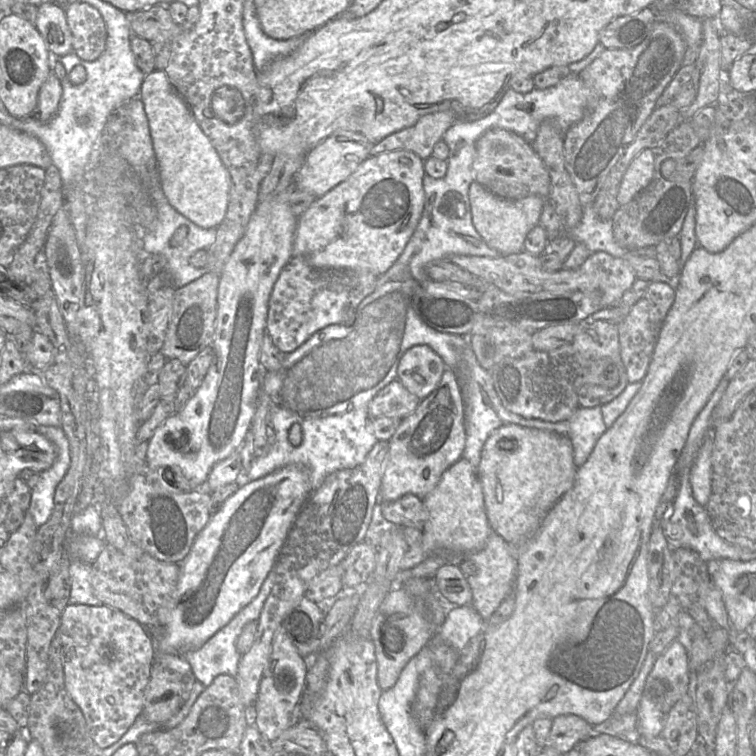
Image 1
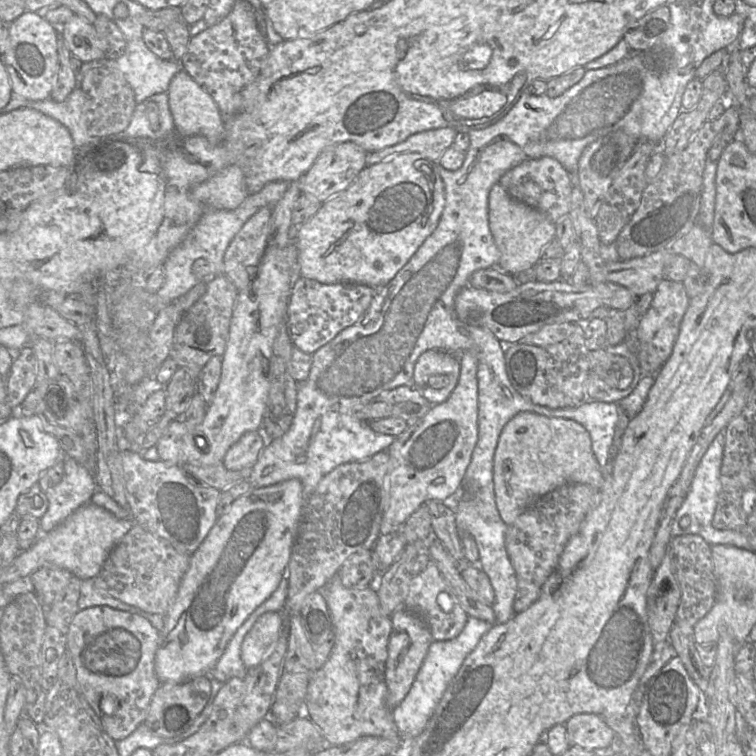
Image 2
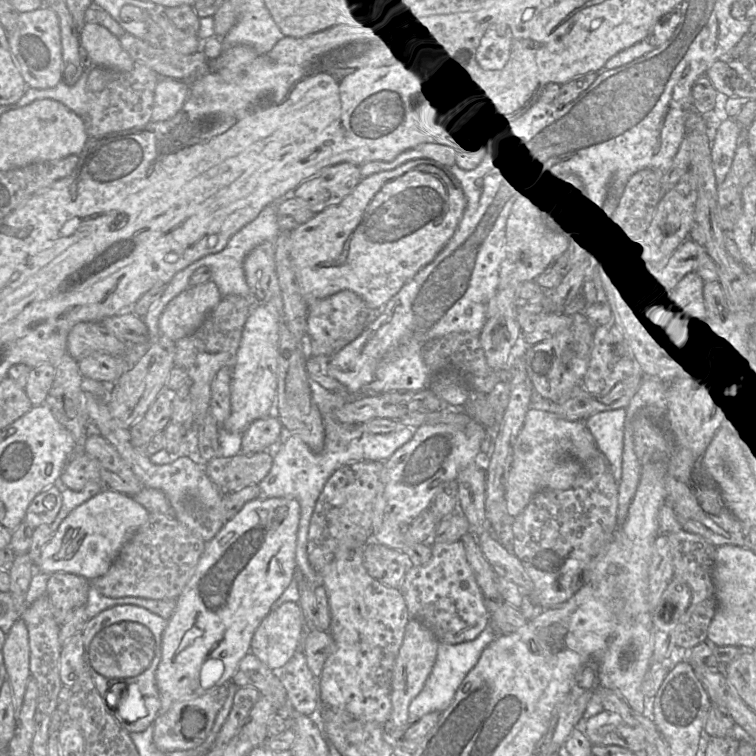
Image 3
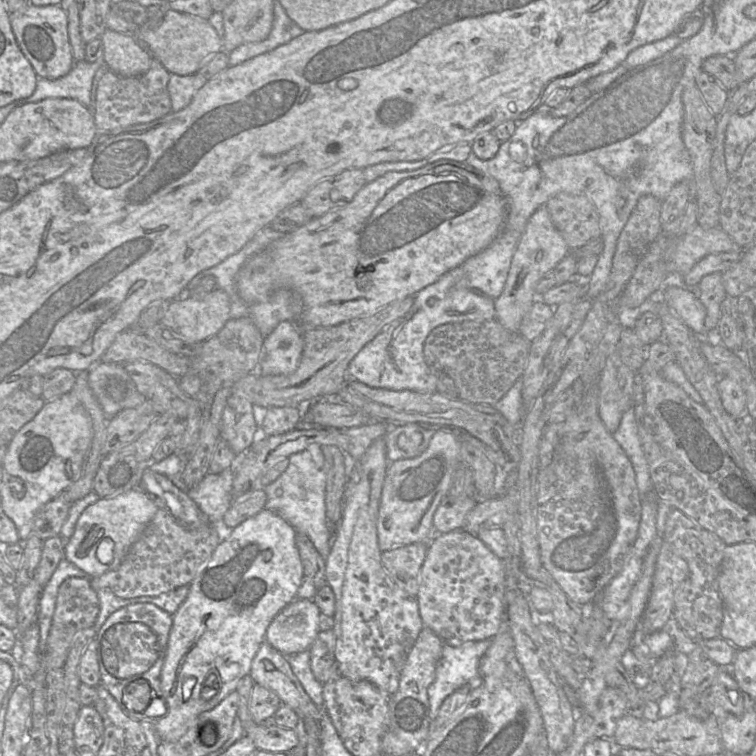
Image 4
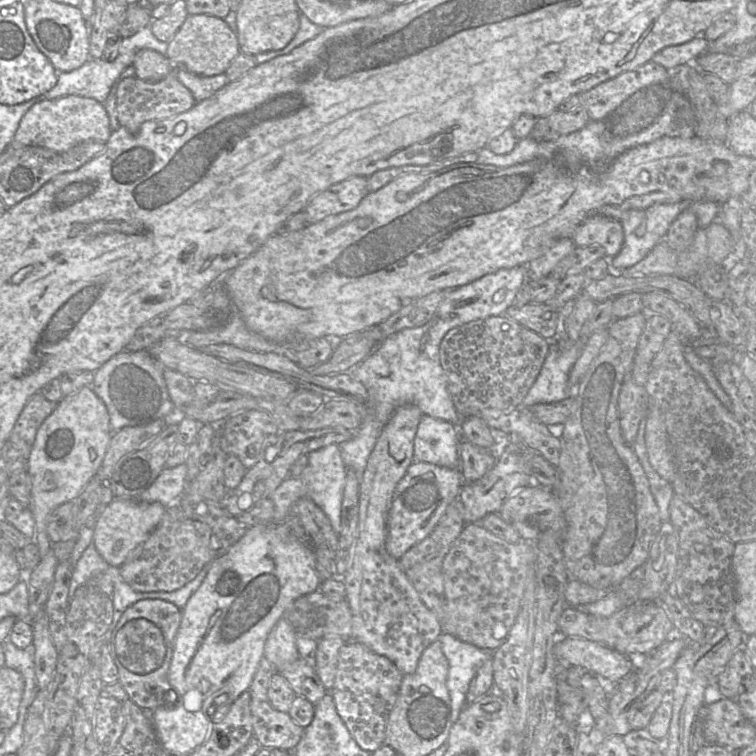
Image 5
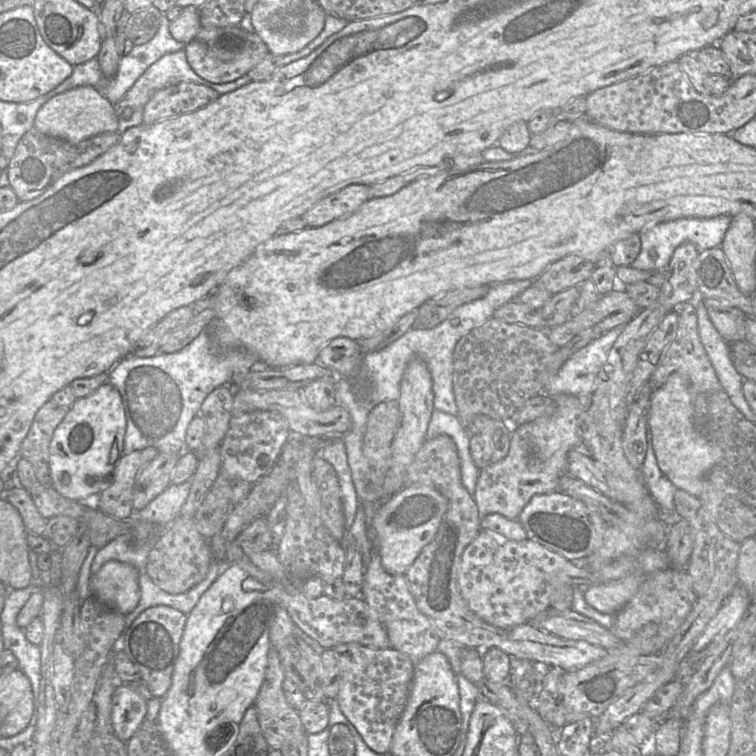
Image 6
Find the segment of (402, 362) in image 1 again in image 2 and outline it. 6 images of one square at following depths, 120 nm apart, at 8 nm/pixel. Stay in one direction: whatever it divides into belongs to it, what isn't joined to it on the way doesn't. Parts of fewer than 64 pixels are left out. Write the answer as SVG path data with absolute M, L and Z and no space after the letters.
M427 350L414 367L414 388L432 405L445 402L455 389L460 376L456 355L442 350Z

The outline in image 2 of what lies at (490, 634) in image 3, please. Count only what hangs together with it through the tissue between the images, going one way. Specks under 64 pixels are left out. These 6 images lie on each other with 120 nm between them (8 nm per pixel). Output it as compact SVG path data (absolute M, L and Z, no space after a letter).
M469 617L464 629L457 637L432 642L410 691L397 707L391 709L397 732L406 745L425 729L450 682L491 625L482 619Z

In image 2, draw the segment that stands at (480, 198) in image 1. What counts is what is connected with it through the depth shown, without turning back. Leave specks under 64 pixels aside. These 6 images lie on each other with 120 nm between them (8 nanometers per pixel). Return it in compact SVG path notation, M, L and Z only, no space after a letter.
M500 184L490 189L488 218L500 254L498 265L511 276L533 270L541 260L542 249L555 239L555 224L542 212L513 199Z

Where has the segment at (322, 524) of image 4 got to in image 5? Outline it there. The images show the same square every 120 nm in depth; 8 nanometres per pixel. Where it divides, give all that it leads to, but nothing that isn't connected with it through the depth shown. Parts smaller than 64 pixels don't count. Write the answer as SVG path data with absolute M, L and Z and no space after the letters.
M329 445L307 454L307 465L295 478L287 478L271 495L276 522L285 522L292 506L301 498L309 498L318 505L329 518L338 534L341 530L341 505L346 482L347 467L341 456L339 445Z

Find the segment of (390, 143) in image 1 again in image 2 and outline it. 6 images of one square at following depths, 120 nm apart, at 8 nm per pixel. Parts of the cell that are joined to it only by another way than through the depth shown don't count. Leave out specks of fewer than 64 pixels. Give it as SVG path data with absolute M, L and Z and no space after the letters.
M452 127L426 130L409 136L406 140L379 151L368 152L365 164L371 166L383 160L390 160L401 153L416 152L438 163L443 153L451 148L457 130Z

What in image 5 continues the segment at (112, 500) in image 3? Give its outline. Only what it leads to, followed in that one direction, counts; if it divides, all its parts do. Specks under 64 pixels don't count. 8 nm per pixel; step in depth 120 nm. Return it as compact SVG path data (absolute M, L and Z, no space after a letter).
M115 498L95 518L92 526L92 545L110 566L121 567L129 559L131 553L157 528L165 509L162 504L157 502Z

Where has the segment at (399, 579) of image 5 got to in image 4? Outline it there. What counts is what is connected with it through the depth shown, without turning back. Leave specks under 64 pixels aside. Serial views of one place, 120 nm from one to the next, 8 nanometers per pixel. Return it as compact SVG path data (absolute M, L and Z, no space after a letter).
M384 437L378 438L357 463L345 490L342 518L335 526L336 539L325 559L324 581L332 588L336 599L332 630L336 636L335 660L339 673L351 680L367 680L393 695L398 688L406 657L424 625L416 597L400 589L381 562L383 551L378 544L377 520L383 483L390 463Z

